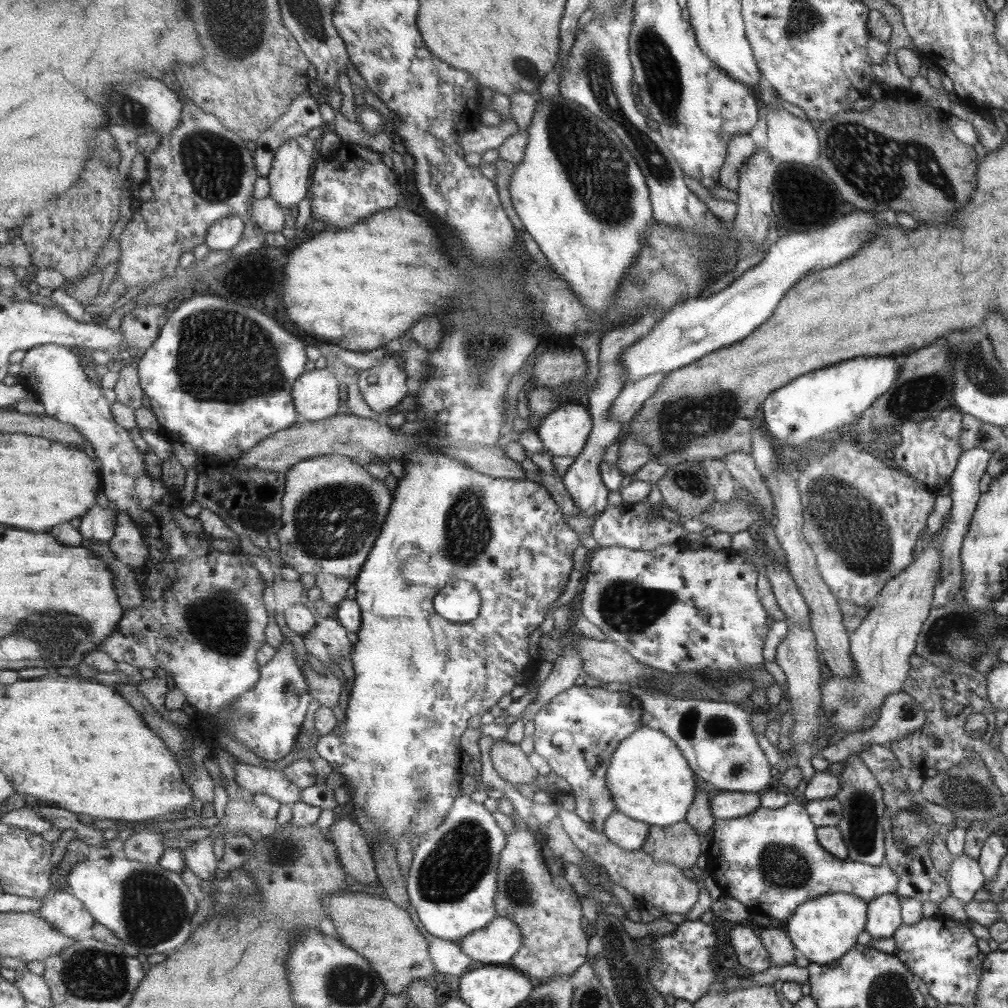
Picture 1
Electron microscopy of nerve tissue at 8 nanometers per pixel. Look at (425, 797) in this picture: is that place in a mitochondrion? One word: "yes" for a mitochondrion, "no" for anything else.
yes

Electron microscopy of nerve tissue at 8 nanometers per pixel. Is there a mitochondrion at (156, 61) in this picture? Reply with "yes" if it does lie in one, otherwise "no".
no

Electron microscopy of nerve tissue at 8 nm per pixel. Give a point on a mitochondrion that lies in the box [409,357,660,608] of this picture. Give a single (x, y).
(468, 531)

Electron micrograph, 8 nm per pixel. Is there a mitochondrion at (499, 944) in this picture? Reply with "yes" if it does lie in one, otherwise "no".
no

